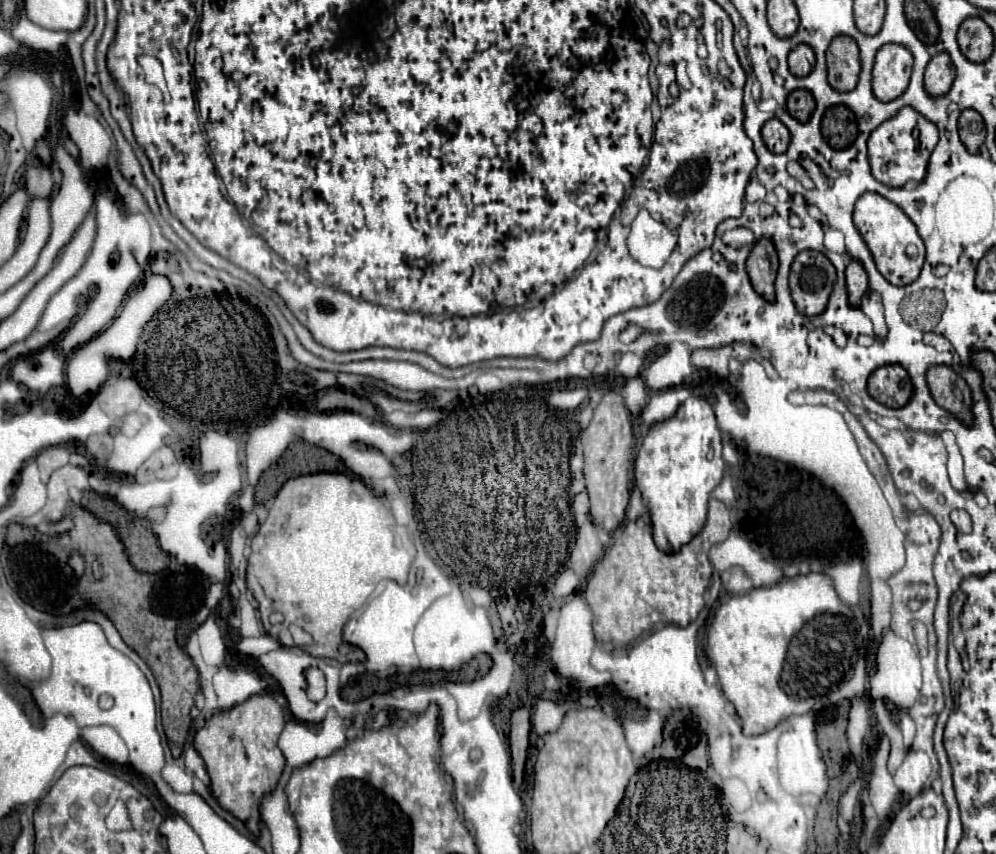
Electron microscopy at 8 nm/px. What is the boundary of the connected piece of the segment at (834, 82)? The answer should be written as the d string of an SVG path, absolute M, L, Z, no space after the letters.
M851 36L833 38L827 50L827 68L829 68L829 84L847 92L853 90L859 78L859 46Z

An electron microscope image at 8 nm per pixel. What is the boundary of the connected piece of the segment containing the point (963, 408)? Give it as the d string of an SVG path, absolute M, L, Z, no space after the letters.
M933 366L927 370L927 384L931 390L933 400L949 410L951 414L957 414L957 418L969 422L971 416L971 390L967 386L967 382L951 368L951 366Z

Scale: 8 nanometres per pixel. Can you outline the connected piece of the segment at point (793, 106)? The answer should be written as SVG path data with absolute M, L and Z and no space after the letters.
M793 90L787 98L787 112L799 122L807 122L815 110L815 100L807 90Z

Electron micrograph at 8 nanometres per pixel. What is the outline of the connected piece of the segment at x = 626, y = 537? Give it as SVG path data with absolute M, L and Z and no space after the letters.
M711 498L707 514L707 556L701 534L689 542L689 550L665 554L653 542L649 520L637 518L635 522L625 522L603 560L597 562L591 572L585 590L587 602L595 614L593 630L597 640L613 646L627 646L657 622L689 626L705 606L705 590L713 576L709 552L729 536L729 530L731 510L717 498Z

